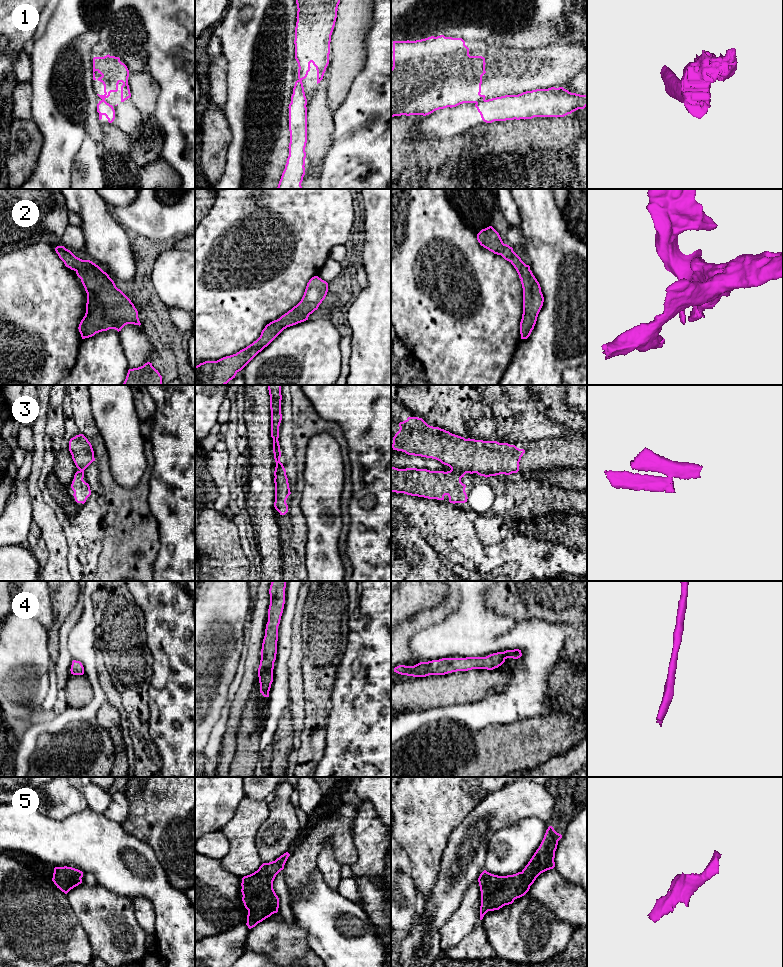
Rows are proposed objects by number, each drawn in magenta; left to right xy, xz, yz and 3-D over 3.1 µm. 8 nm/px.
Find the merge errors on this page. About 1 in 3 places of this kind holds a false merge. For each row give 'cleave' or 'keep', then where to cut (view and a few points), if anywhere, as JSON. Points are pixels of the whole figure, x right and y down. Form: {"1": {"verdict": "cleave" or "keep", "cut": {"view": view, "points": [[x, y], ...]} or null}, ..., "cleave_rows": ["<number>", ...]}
{"1": {"verdict": "cleave", "cut": {"view": "yz", "points": [[484, 98], [476, 103]]}}, "2": {"verdict": "keep", "cut": null}, "3": {"verdict": "cleave", "cut": {"view": "yz", "points": [[451, 469], [465, 473]]}}, "4": {"verdict": "keep", "cut": null}, "5": {"verdict": "keep", "cut": null}, "cleave_rows": ["1", "3"]}

